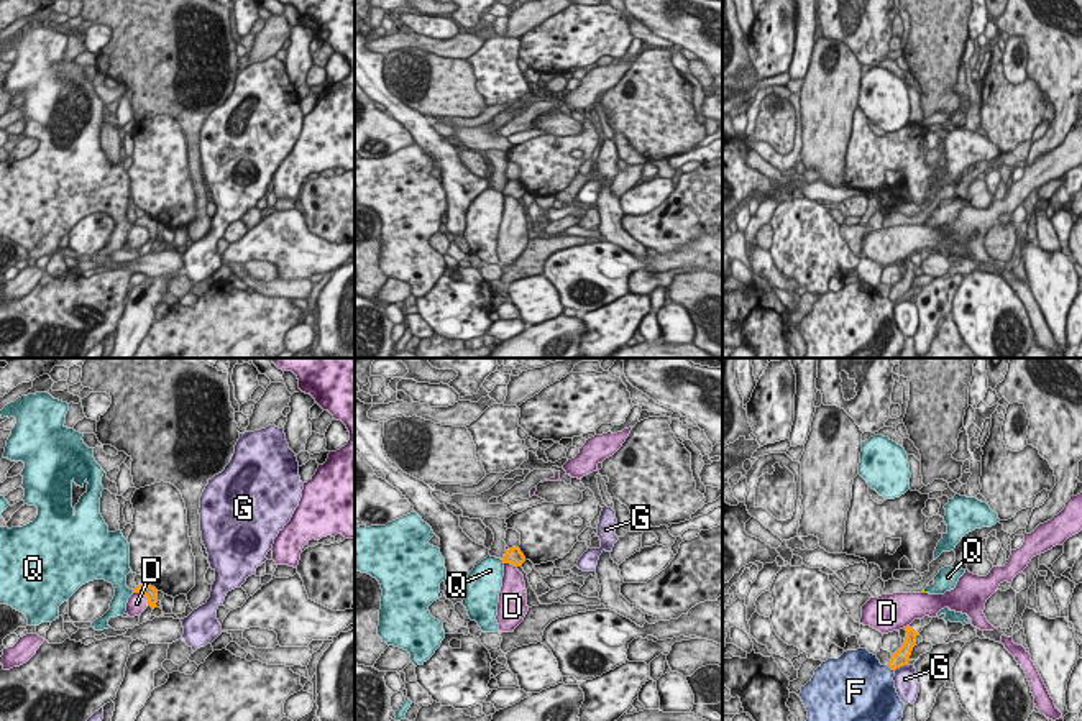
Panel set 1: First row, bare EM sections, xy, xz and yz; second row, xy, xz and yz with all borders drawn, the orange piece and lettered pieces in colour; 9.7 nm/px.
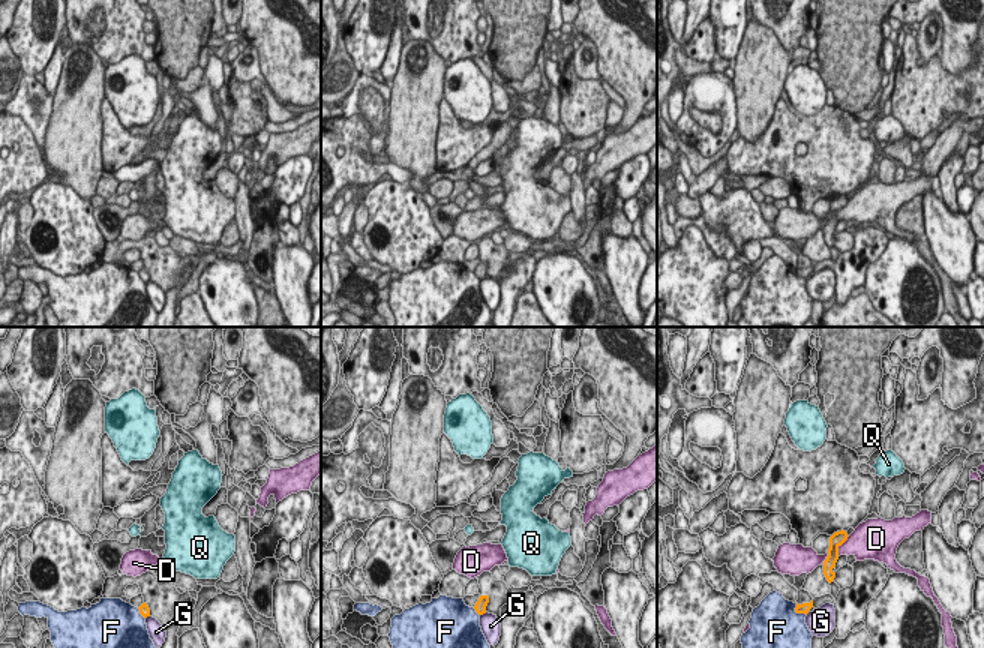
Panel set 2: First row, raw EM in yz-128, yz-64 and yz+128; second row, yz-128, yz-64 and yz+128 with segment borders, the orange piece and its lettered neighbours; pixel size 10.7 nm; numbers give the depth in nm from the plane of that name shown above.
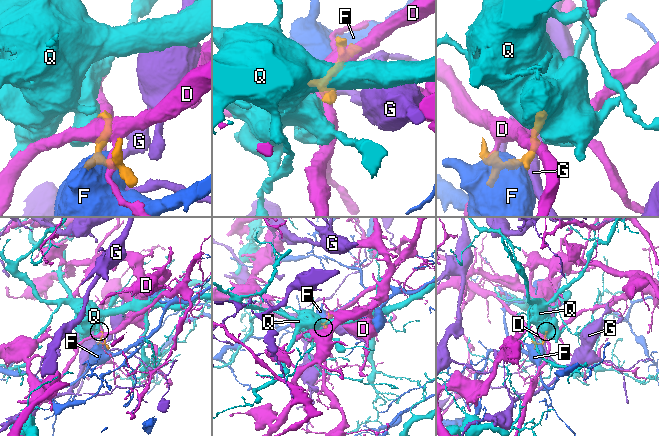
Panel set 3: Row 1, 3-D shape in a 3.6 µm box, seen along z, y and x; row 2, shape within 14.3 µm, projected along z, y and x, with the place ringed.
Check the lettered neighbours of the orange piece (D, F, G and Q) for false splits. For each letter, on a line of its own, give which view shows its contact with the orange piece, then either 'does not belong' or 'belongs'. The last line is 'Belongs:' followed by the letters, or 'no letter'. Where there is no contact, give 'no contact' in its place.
D: xy | does not belong
F: yz | does not belong
G: yz | does not belong
Q: xz | does not belong
Belongs: no letter

